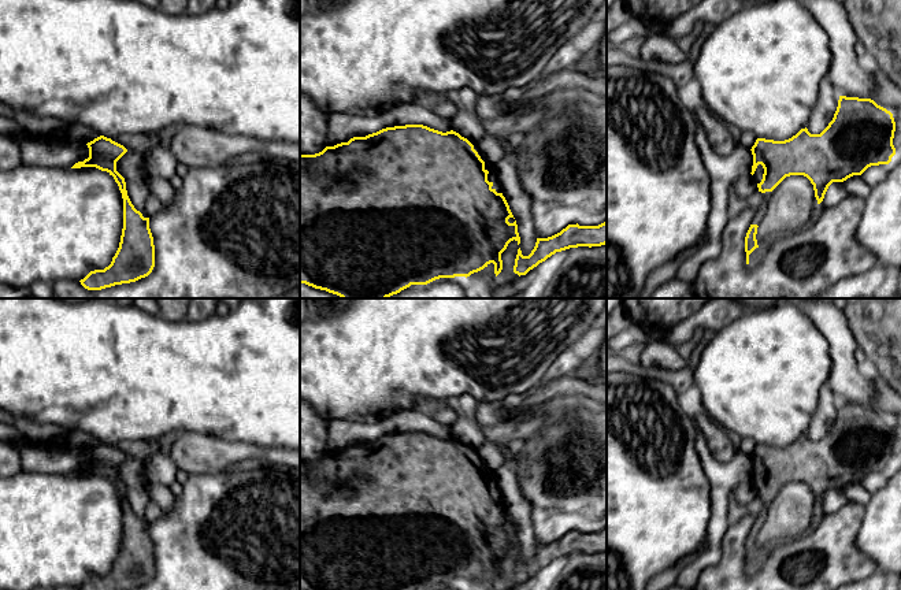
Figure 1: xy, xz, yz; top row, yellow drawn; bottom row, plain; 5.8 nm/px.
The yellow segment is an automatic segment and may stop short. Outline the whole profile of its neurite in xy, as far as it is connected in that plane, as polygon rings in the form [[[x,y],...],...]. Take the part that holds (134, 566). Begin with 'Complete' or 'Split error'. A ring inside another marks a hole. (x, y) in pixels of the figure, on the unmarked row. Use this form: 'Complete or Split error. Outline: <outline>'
Complete. Outline: [[[100,442],[86,450],[89,464],[71,475],[96,474],[114,483],[123,505],[123,535],[119,554],[104,576],[90,578],[81,590],[130,590],[148,583],[155,574],[155,552],[149,535],[149,524],[144,524],[131,511],[125,485],[116,478],[116,468],[127,456]]]

